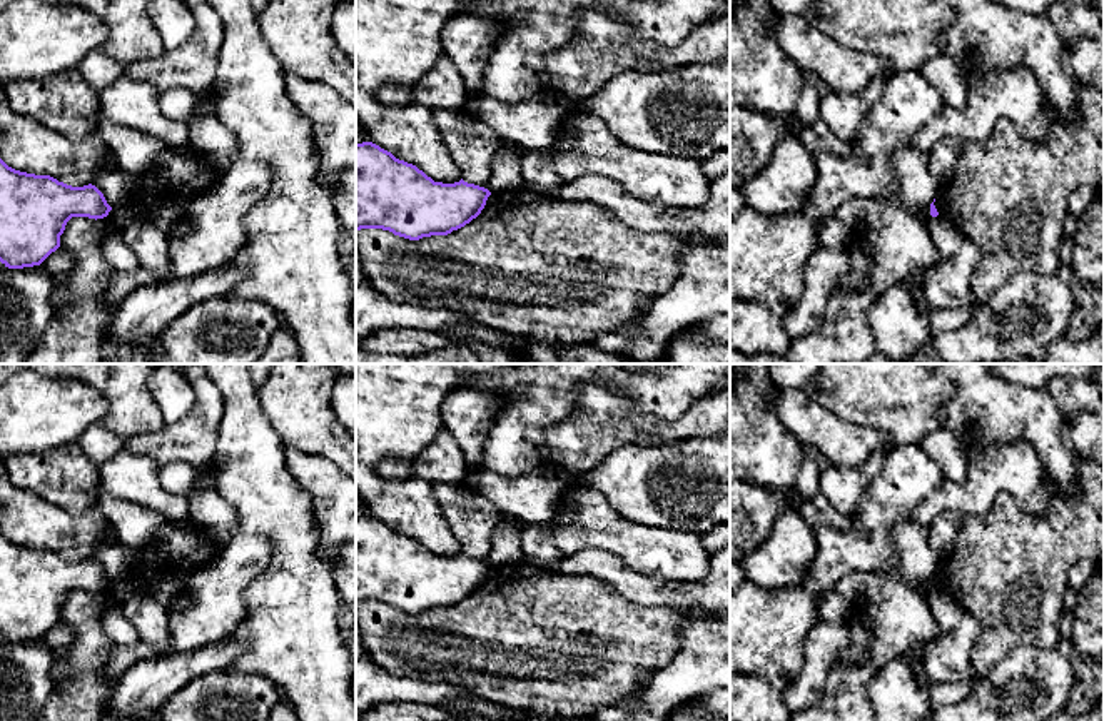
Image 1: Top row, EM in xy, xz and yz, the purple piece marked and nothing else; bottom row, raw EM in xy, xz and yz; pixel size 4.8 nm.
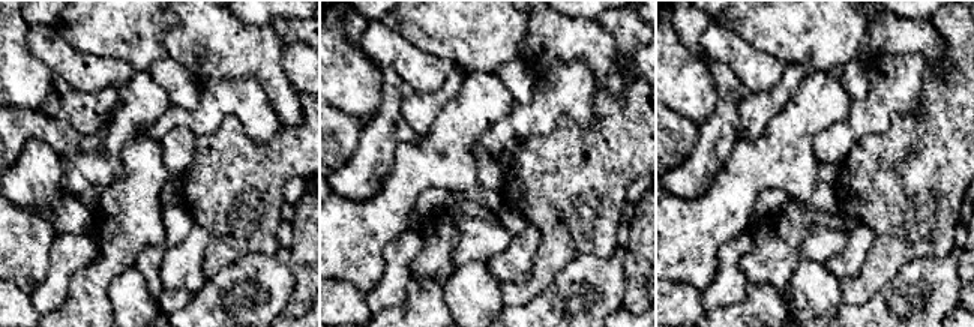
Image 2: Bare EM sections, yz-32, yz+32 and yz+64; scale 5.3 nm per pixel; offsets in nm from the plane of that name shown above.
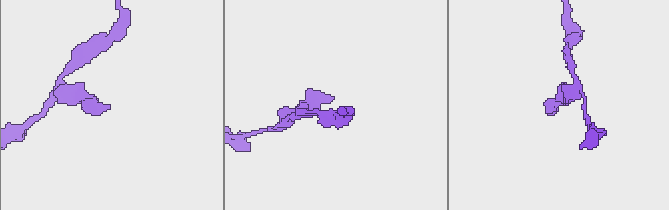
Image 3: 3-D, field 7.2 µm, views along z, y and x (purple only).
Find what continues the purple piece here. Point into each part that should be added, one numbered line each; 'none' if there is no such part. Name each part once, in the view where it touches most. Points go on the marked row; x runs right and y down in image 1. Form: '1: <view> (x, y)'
none

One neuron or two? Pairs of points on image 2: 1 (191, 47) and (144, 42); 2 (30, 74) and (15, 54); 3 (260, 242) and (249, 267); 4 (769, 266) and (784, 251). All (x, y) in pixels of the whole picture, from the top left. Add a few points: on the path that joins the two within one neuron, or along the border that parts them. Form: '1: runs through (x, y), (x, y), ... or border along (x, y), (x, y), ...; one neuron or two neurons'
1: border along (176, 15), (177, 24), (161, 36), (170, 56); two neurons
2: runs through (26, 69), (15, 59); one neuron
3: border along (279, 248), (273, 254), (242, 254), (225, 267); two neurons
4: runs through (772, 263), (781, 254); one neuron

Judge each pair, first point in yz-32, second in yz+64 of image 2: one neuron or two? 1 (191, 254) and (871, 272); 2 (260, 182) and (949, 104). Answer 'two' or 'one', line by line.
1: two
2: one

